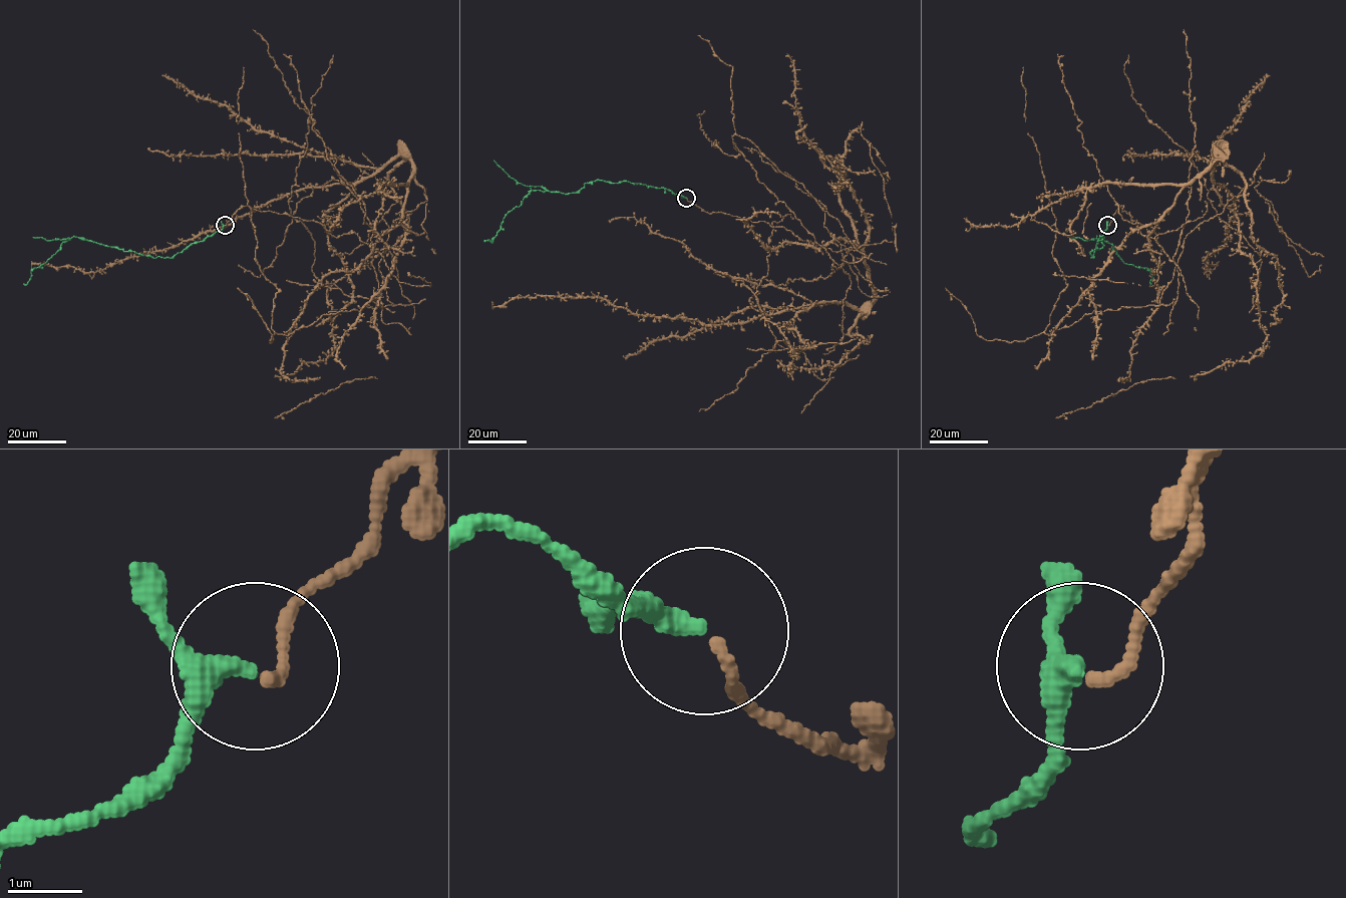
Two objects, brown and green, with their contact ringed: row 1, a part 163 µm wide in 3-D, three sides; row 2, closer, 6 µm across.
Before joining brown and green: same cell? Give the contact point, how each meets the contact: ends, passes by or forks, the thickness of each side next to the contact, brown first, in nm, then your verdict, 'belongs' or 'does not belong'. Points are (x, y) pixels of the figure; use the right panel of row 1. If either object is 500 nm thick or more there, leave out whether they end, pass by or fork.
place (1107, 225); brown ends; green passes by; calibres 140 and 220 nm; belongs

